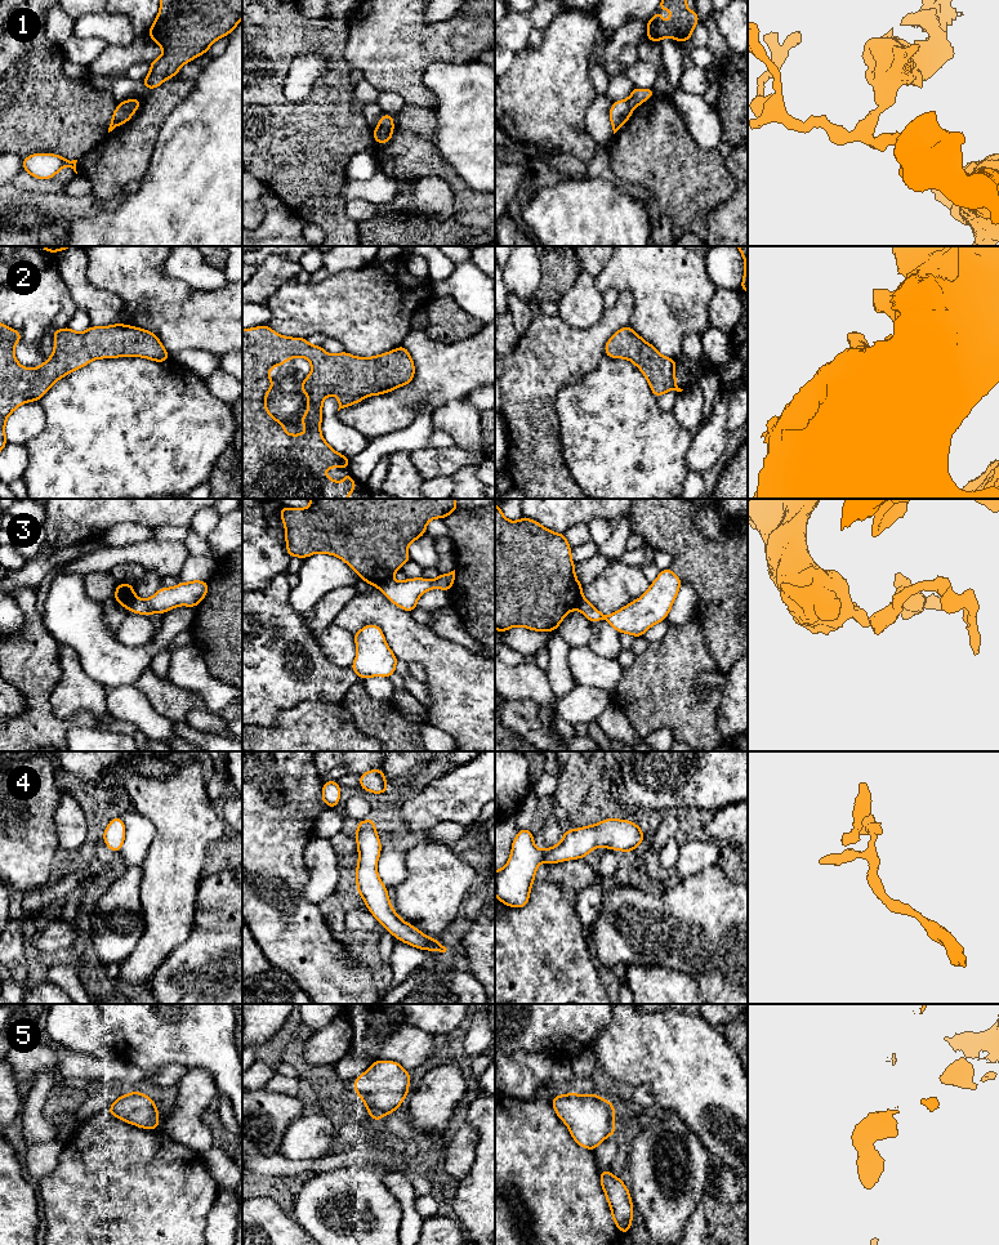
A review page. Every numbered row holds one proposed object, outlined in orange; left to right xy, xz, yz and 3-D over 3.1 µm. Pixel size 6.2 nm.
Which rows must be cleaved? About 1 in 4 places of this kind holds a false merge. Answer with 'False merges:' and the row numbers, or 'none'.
False merges: 1, 3

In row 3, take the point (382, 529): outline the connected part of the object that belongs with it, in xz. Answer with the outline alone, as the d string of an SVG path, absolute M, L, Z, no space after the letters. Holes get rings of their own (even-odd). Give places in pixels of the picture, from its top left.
M309 499L309 508L282 507L286 552L308 558L325 553L342 558L361 580L380 588L410 561L407 546L425 535L427 523L456 510L455 499Z

